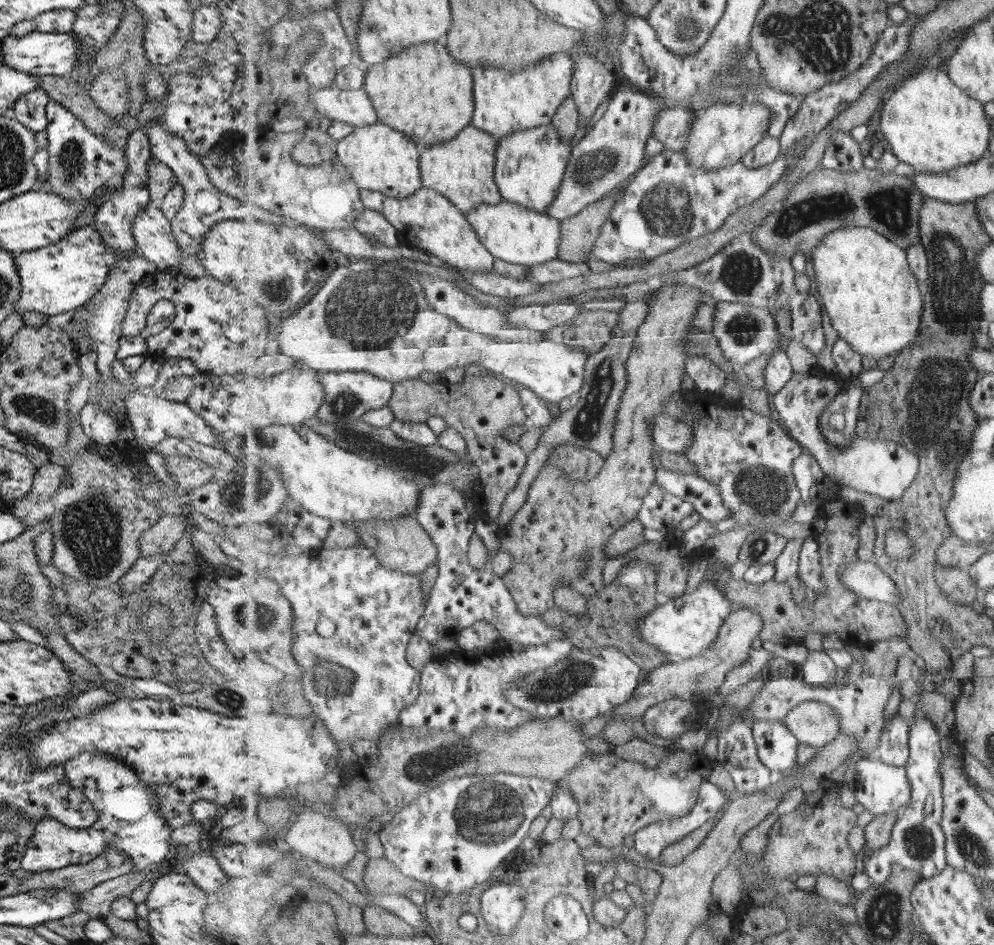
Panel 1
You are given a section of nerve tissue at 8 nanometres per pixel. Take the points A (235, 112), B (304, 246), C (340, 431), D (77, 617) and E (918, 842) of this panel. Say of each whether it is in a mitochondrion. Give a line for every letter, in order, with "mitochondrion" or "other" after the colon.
A: other
B: other
C: mitochondrion
D: mitochondrion
E: mitochondrion

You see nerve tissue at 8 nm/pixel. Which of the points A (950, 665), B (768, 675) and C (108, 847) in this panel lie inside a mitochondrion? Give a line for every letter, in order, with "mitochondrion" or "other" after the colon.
A: other
B: other
C: other

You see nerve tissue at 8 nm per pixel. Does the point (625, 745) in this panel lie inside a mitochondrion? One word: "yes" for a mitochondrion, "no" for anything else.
no

